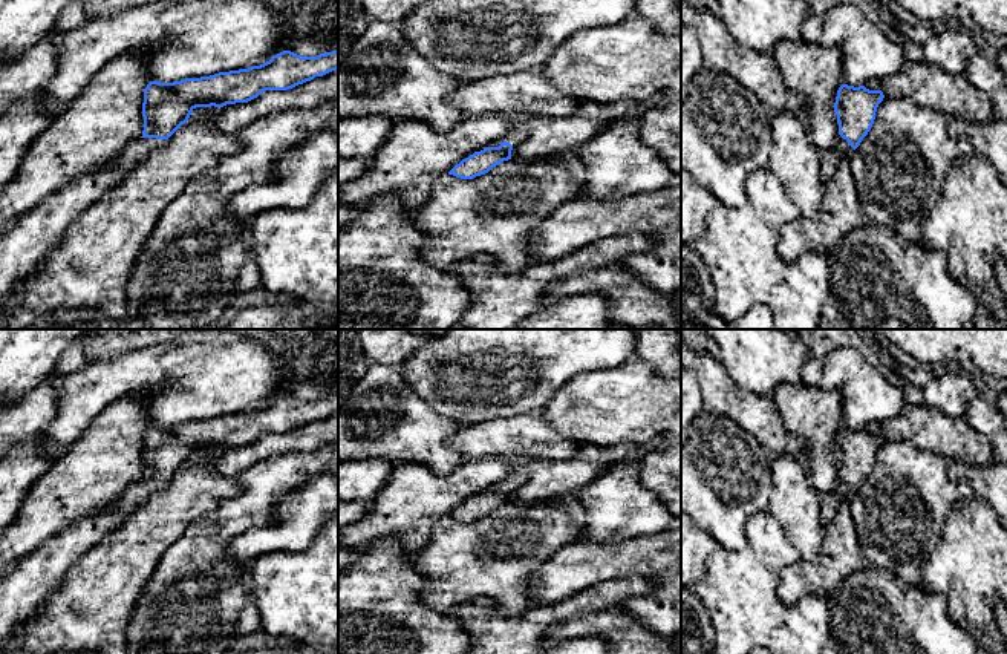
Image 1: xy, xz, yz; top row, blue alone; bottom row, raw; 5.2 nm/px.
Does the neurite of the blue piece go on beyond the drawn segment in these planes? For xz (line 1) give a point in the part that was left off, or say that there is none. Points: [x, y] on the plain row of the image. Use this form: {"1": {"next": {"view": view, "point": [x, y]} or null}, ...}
{"1": {"next": {"view": "xz", "point": [518, 478]}}}

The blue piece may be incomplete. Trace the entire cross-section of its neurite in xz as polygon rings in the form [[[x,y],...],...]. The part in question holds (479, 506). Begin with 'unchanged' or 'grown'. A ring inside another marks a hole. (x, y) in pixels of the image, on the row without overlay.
grown | [[[519,469],[505,479],[493,484],[484,493],[474,495],[468,501],[462,502],[448,515],[448,518],[461,522],[473,522],[485,518],[500,505],[511,502],[511,493],[525,482],[526,473],[523,469]]]

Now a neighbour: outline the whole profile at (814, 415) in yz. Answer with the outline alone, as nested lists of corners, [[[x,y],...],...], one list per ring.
[[[787,383],[777,387],[774,401],[790,433],[807,446],[813,486],[820,495],[831,492],[839,481],[834,446],[839,430],[845,427],[840,392],[837,389],[813,387],[805,383]]]

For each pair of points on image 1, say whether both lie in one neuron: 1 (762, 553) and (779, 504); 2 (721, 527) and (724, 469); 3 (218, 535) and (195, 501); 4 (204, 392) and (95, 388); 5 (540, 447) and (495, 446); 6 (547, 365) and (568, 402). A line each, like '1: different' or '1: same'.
1: different
2: same
3: different
4: same
5: same
6: different

